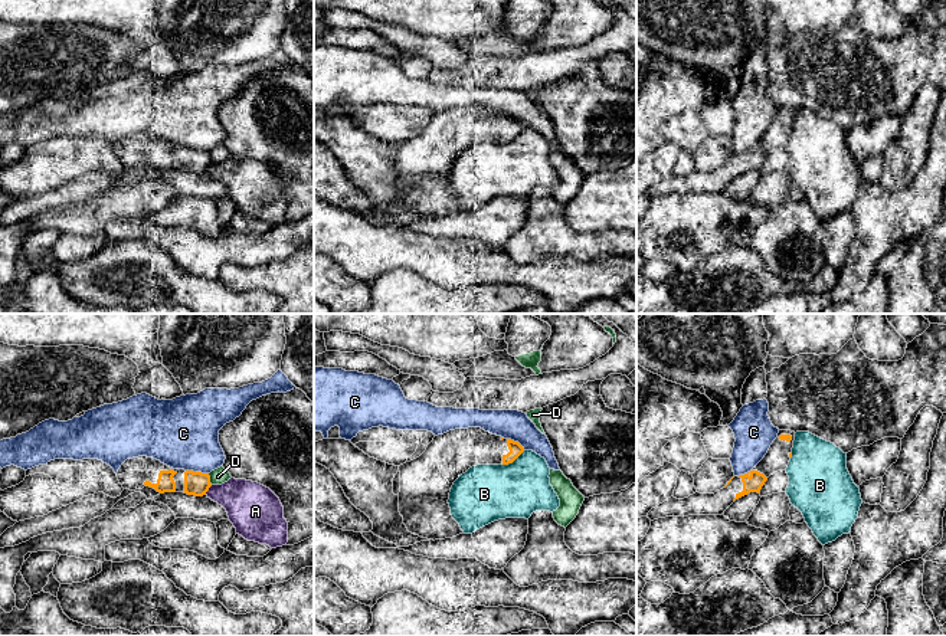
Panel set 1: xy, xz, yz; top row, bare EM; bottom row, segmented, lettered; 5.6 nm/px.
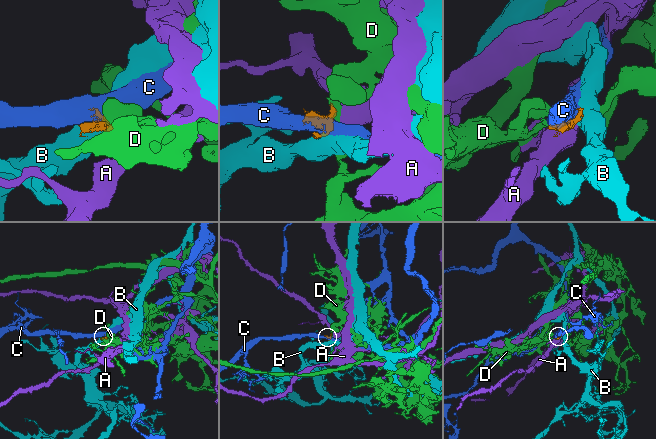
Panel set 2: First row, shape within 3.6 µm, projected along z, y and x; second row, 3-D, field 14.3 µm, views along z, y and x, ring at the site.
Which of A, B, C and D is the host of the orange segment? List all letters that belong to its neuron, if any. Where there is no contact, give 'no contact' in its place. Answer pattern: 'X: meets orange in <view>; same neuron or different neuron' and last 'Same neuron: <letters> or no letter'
A: meets orange in xy; different neuron
B: meets orange in xz; different neuron
C: meets orange in xy; different neuron
D: meets orange in xy; different neuron
Same neuron: no letter

